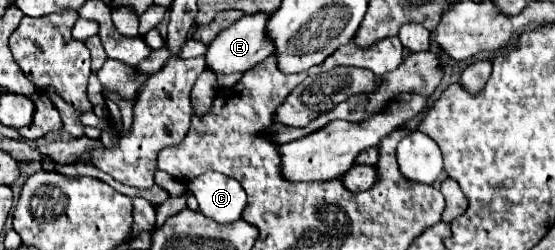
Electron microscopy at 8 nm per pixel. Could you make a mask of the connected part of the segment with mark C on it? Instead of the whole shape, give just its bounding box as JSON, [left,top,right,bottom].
[187,172,247,224]

